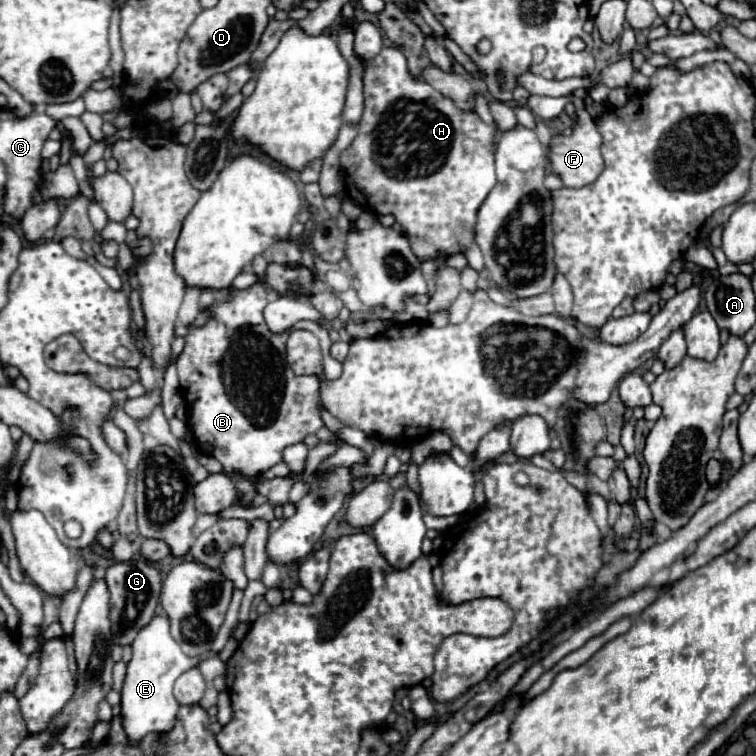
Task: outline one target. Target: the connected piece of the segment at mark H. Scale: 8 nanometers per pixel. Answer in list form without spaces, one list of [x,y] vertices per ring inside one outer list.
[[[395,45],[383,47],[379,51],[379,55],[375,59],[371,59],[371,63],[367,65],[363,83],[365,83],[365,111],[363,111],[363,119],[359,123],[359,135],[355,137],[351,147],[347,147],[347,151],[343,151],[343,155],[341,155],[341,171],[343,171],[343,177],[345,177],[345,187],[347,187],[349,197],[365,211],[371,211],[371,213],[377,213],[377,215],[387,215],[387,213],[395,215],[395,219],[397,219],[397,223],[401,223],[401,227],[405,231],[405,237],[409,239],[415,255],[419,255],[421,261],[427,259],[427,257],[437,257],[437,255],[465,253],[467,247],[473,243],[473,237],[475,237],[477,211],[483,205],[483,201],[487,199],[487,195],[491,193],[491,189],[497,185],[495,157],[493,157],[493,151],[495,151],[495,131],[489,125],[485,125],[475,111],[459,109],[453,99],[443,97],[437,89],[433,89],[425,81],[413,77],[411,71],[409,71],[409,65],[407,65],[407,57]]]

